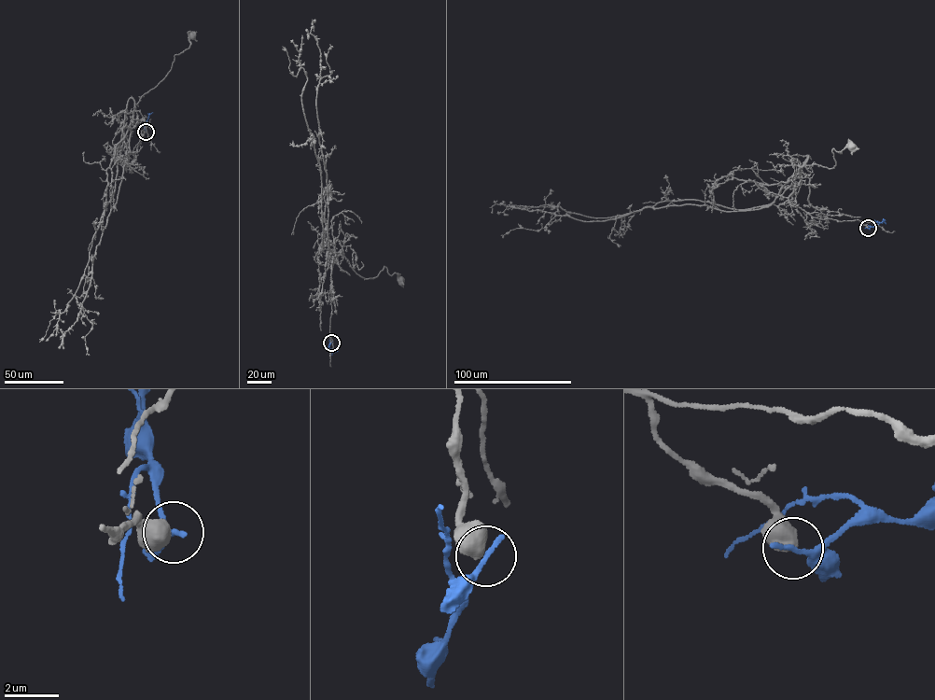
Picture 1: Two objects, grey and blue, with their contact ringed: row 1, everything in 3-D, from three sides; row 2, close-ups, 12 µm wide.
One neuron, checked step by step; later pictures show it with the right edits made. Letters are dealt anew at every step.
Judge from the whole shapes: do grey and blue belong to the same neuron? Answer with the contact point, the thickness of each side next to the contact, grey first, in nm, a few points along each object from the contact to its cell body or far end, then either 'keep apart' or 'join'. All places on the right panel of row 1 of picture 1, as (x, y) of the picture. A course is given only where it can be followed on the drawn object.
(868, 228) | 600/240 nm | grey via (868, 228), (858, 219), (813, 217), (788, 199), (799, 169), (834, 167), (832, 149), (852, 146) | blue via (868, 228), (884, 220) | keep apart

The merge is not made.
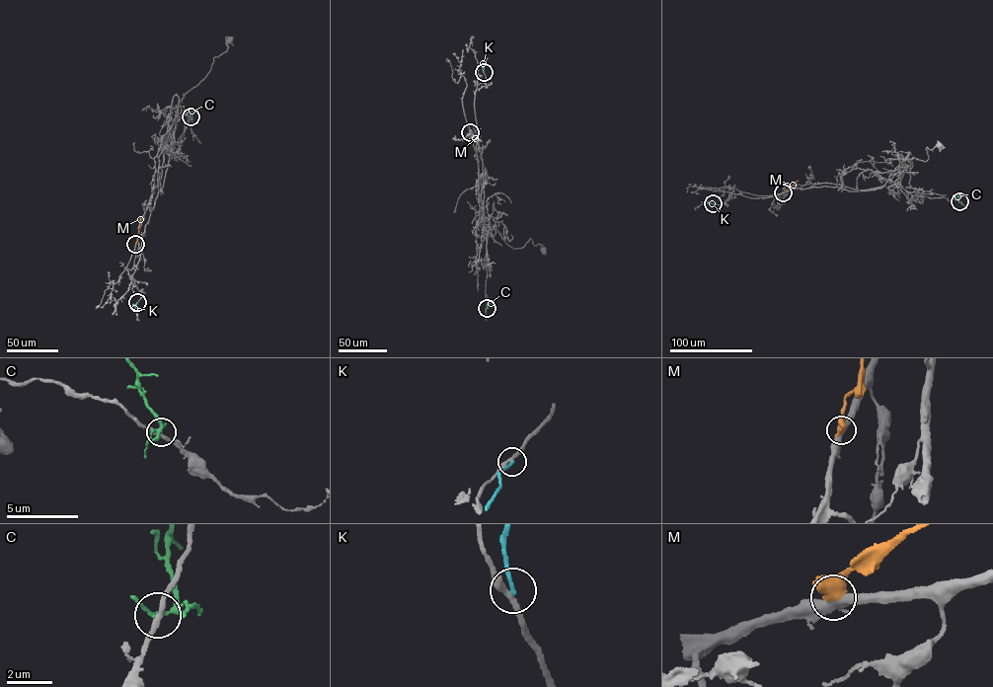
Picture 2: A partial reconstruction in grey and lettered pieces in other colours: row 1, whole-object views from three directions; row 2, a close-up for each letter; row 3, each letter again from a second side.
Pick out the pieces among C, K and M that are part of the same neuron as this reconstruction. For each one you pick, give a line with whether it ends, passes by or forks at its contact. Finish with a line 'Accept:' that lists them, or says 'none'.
Accept: none

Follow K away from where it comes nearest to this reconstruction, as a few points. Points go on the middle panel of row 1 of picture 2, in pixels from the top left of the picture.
K: (484, 72), (483, 59)

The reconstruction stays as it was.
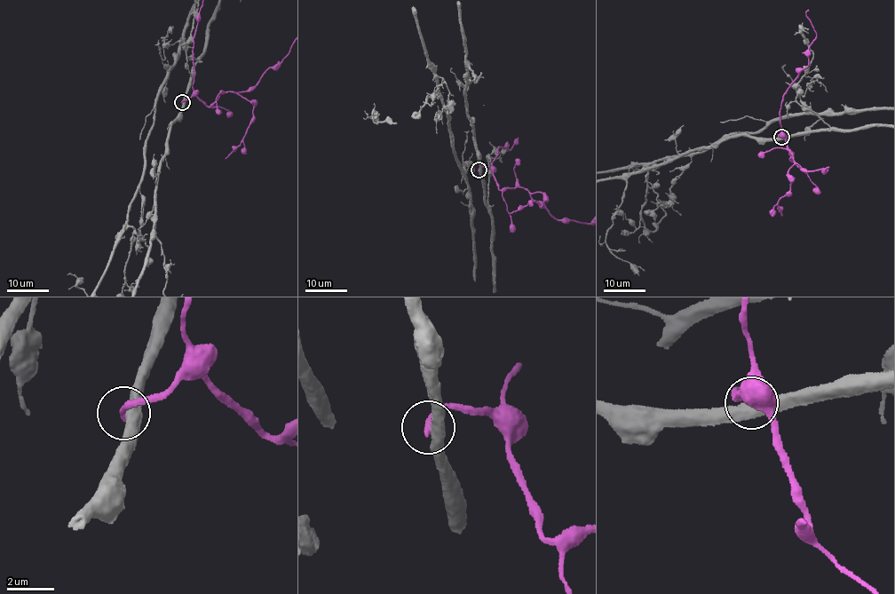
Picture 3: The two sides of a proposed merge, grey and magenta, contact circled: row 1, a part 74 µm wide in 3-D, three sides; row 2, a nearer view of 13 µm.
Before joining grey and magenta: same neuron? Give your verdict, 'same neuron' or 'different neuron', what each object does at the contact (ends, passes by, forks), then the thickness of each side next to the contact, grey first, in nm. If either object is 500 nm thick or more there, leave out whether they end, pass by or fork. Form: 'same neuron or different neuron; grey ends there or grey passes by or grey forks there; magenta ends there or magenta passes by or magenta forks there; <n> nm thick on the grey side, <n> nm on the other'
different neuron; grey passes by; magenta ends there; 480 nm thick on the grey side, 280 nm on the other

